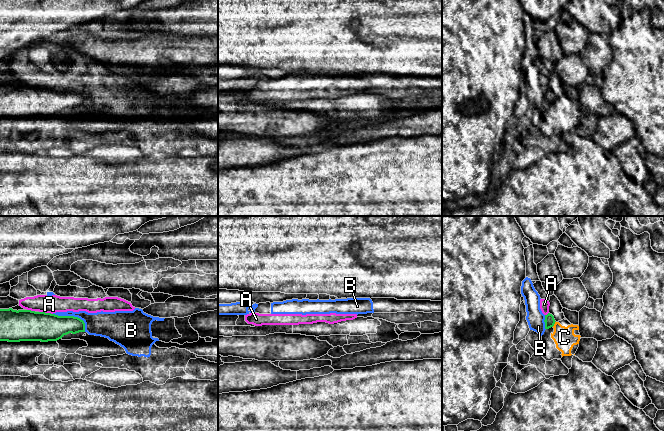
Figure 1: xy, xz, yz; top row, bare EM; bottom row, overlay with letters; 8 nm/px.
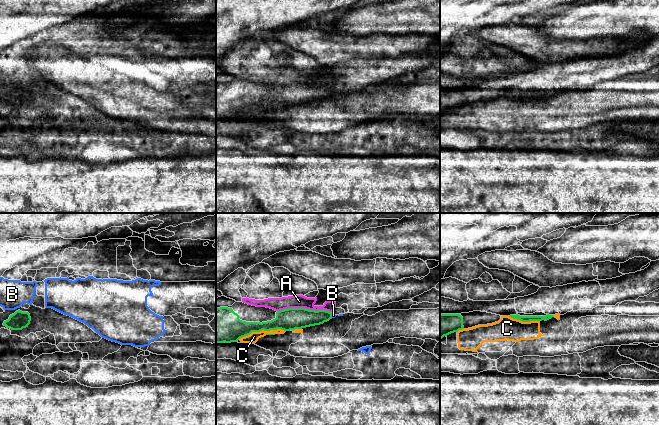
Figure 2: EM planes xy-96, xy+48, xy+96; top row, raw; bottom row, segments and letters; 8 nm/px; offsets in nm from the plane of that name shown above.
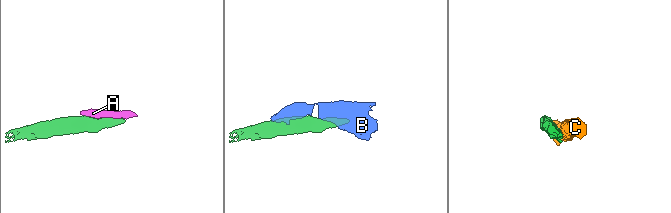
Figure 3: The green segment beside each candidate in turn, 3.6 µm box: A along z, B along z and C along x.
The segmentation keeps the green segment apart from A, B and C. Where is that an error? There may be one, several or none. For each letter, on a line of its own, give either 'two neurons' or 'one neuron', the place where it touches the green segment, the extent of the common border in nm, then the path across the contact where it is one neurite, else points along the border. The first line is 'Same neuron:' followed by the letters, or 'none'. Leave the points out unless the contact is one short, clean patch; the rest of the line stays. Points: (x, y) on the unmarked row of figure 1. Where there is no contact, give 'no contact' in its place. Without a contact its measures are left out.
Same neuron: none
A: two neurons; meets green in xy at (46, 89); contact 110 nm long
B: two neurons; meets green in xy at (73, 92); contact 300 nm long
C: two neurons; meets green in yz at (554, 99); contact 50 nm long

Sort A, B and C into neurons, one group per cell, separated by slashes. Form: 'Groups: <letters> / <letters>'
Groups: A B / C

